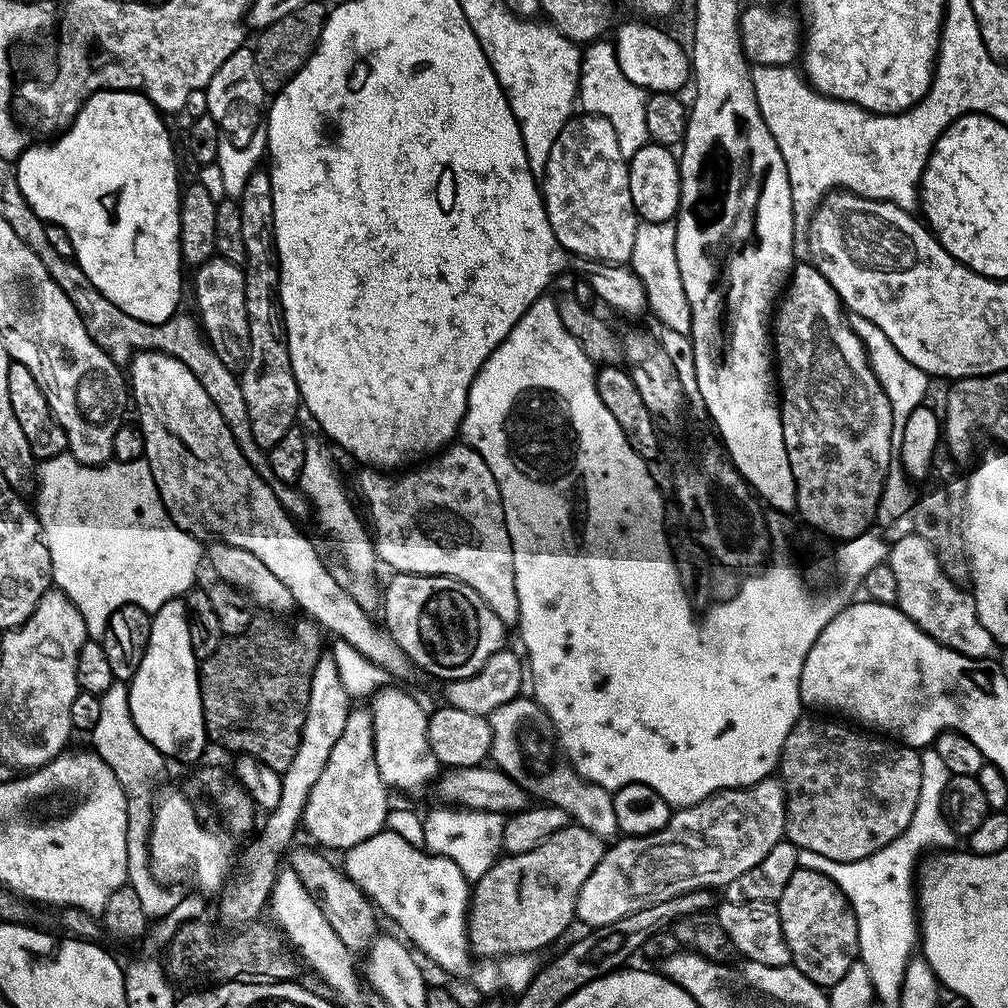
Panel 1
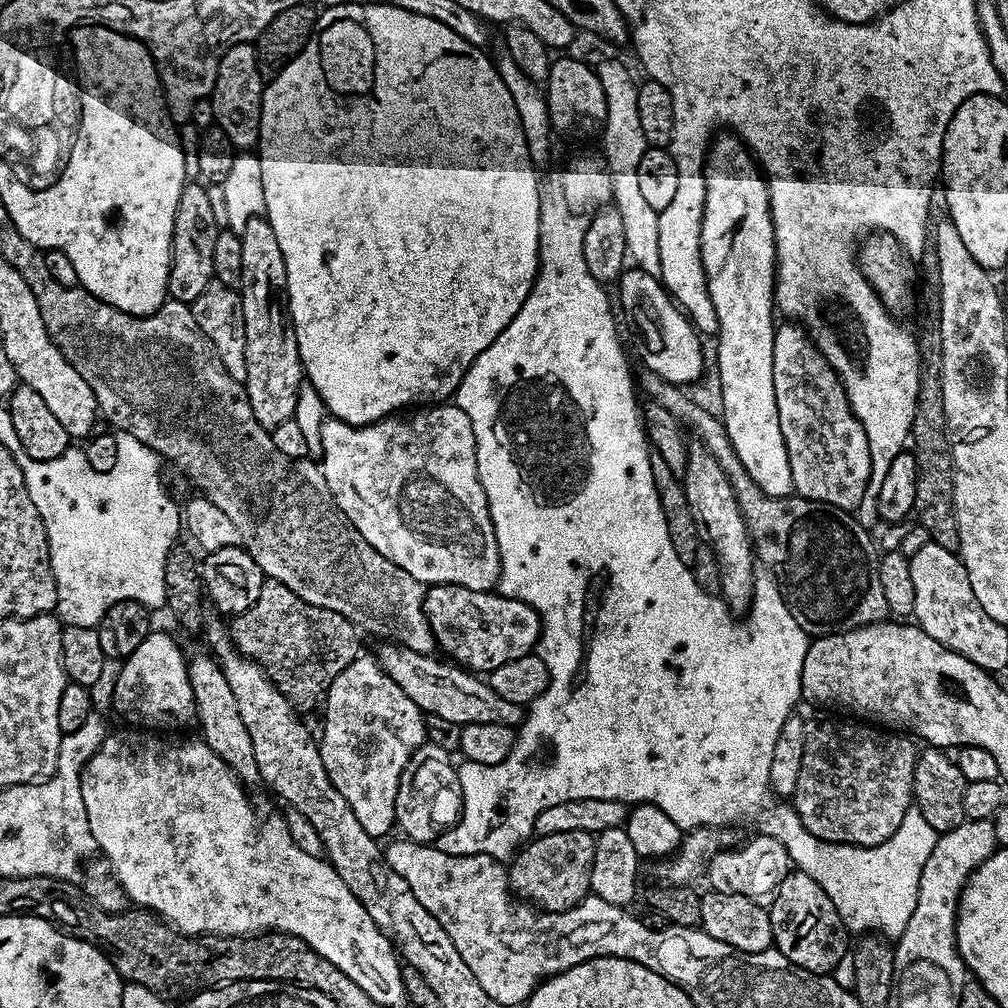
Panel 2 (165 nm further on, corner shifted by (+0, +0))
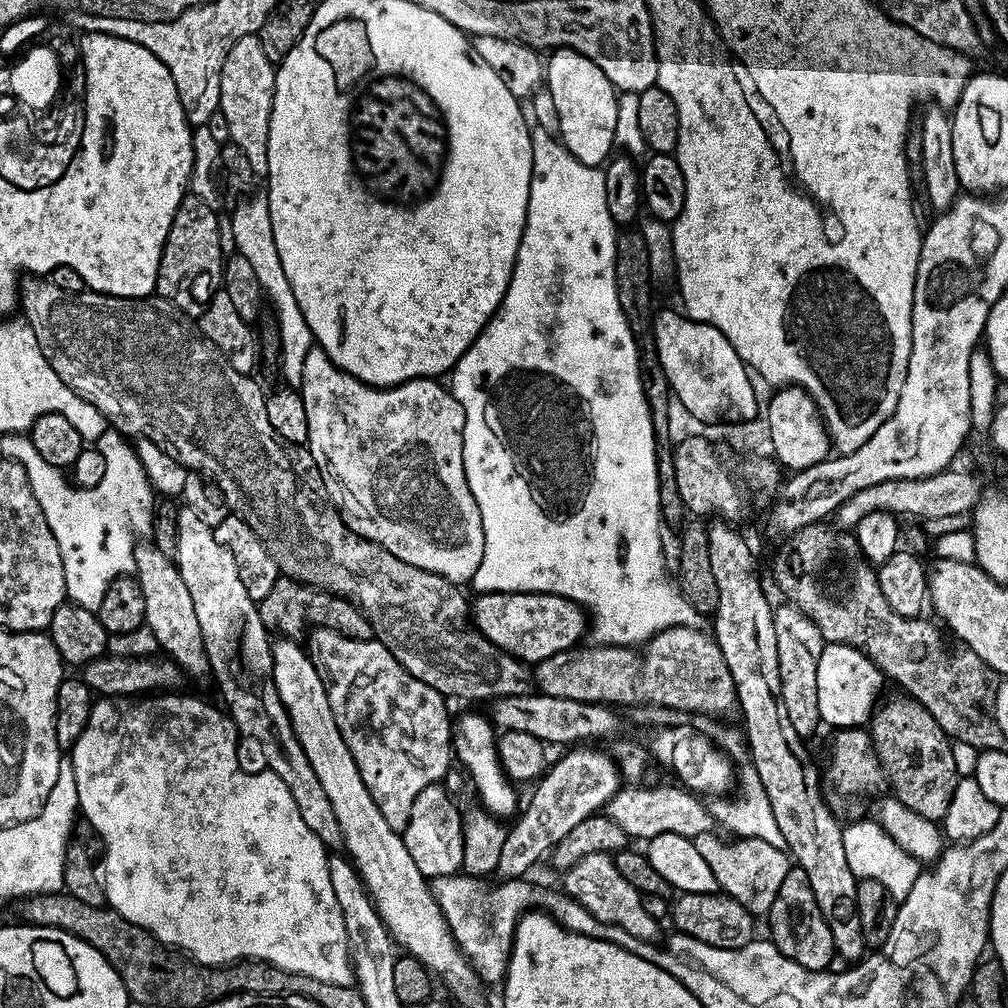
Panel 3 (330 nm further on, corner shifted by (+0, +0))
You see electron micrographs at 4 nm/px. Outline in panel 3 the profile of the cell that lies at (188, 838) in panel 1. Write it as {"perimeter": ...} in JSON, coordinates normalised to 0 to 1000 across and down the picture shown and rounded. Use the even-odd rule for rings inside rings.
{"perimeter":[[[143,688],[138,692],[104,690],[96,693],[89,704],[85,724],[81,724],[77,736],[69,743],[73,776],[77,780],[78,805],[103,836],[101,876],[106,900],[121,907],[121,911],[130,917],[144,921],[160,937],[186,946],[195,956],[225,958],[239,952],[261,952],[285,964],[315,970],[315,974],[327,974],[331,978],[350,977],[352,969],[345,944],[343,918],[327,875],[326,842],[322,841],[315,827],[304,819],[288,784],[284,784],[284,776],[280,776],[276,768],[265,764],[245,766],[238,759],[238,750],[234,747],[236,727],[229,709],[225,705],[217,706],[212,699],[194,690],[175,689],[179,688]]]}

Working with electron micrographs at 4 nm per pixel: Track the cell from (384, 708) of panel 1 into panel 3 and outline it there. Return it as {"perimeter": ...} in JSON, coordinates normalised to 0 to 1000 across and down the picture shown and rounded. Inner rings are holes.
{"perimeter":[[[439,777],[428,778],[411,792],[411,800],[407,804],[407,815],[399,826],[403,843],[407,843],[407,851],[411,851],[411,859],[422,871],[435,869],[450,869],[460,859],[460,827],[458,824],[458,806],[452,803],[450,795],[444,791]]]}

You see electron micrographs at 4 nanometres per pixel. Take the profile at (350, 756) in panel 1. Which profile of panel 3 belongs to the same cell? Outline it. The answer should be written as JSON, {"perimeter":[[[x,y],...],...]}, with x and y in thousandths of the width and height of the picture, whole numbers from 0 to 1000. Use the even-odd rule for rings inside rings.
{"perimeter":[[[320,621],[311,622],[305,631],[306,652],[319,673],[327,704],[331,704],[331,716],[335,716],[335,724],[343,740],[347,740],[347,748],[351,748],[355,768],[359,768],[359,776],[363,776],[371,800],[375,800],[379,812],[387,815],[387,823],[399,827],[407,815],[411,792],[415,792],[423,780],[438,777],[444,761],[450,758],[450,718],[447,713],[444,715],[444,702],[440,699],[443,698],[442,692],[435,685],[423,681],[423,677],[407,670],[393,656],[391,649],[387,649],[387,645],[372,633],[343,633]]]}

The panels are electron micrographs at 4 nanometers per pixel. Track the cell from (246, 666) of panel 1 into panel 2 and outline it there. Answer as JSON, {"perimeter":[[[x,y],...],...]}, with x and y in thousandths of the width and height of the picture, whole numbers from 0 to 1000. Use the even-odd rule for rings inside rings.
{"perimeter":[[[263,574],[256,597],[228,619],[234,646],[254,656],[274,684],[292,700],[316,695],[329,674],[358,650],[357,635],[346,612],[330,603],[316,603],[292,589],[288,581]]]}

